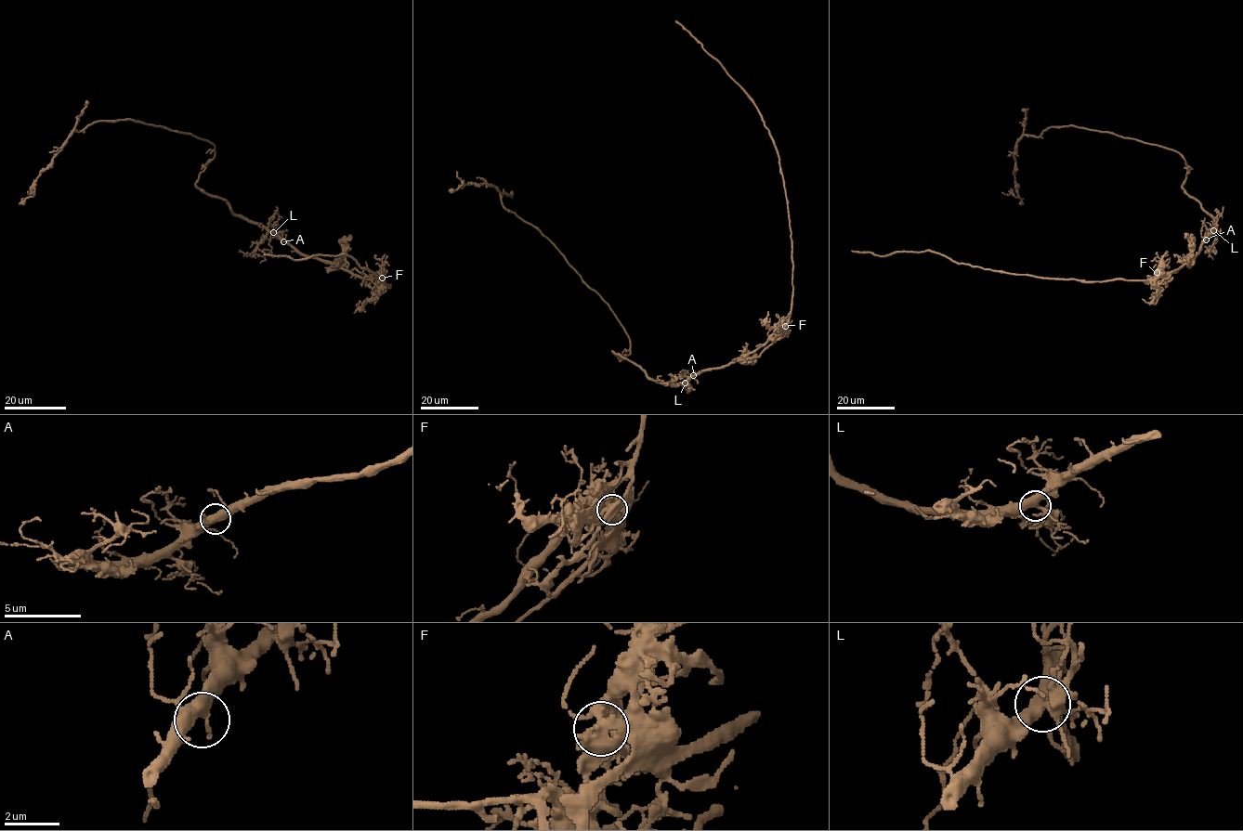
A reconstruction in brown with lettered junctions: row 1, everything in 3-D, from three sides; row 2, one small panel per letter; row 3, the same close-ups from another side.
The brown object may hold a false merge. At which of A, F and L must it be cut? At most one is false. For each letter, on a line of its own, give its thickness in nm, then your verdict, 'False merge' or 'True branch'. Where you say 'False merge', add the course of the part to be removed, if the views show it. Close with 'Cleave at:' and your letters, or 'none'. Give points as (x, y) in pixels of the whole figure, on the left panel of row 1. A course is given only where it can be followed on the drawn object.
A: Thickness 400 nm. True branch
F: Thickness 480 nm. False merge. Course of the part to remove: (382, 278), (380, 284), (390, 284), (389, 288), (346, 254), (312, 255), (300, 260), (264, 254)
L: Thickness 400 nm. True branch
Cleave at: F

